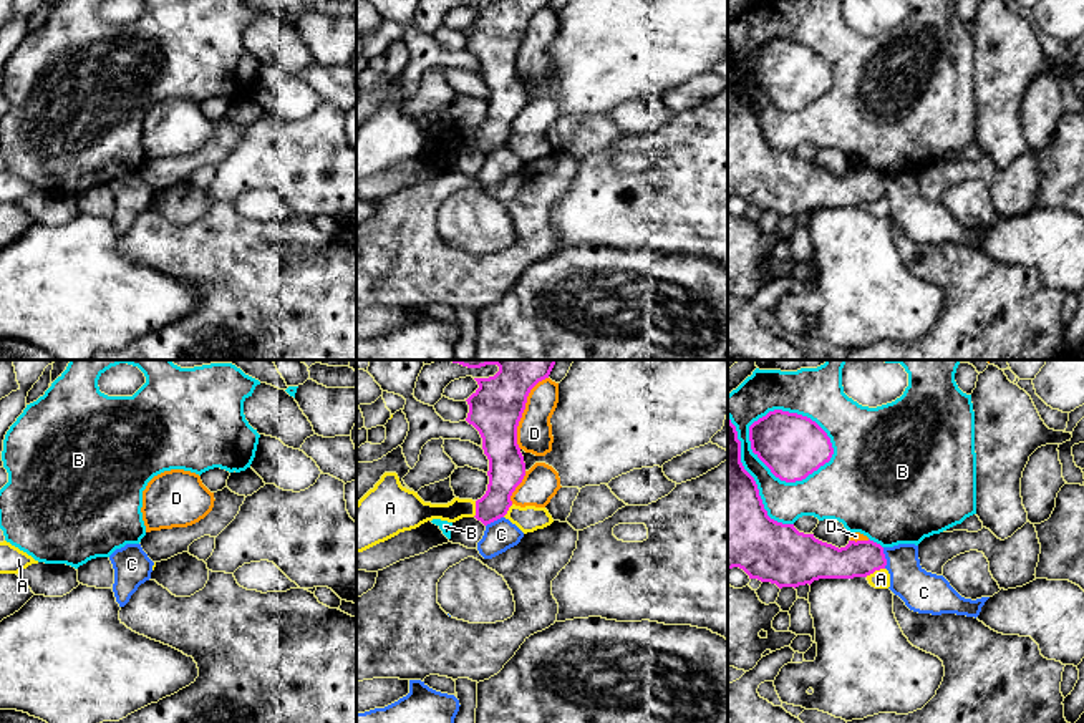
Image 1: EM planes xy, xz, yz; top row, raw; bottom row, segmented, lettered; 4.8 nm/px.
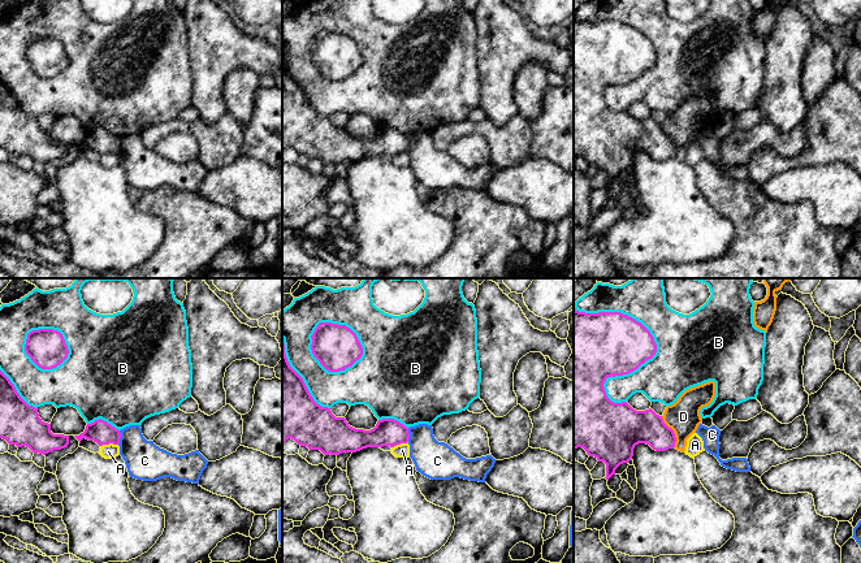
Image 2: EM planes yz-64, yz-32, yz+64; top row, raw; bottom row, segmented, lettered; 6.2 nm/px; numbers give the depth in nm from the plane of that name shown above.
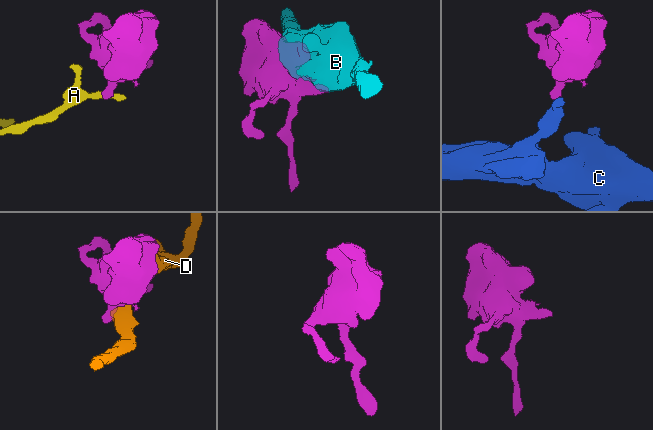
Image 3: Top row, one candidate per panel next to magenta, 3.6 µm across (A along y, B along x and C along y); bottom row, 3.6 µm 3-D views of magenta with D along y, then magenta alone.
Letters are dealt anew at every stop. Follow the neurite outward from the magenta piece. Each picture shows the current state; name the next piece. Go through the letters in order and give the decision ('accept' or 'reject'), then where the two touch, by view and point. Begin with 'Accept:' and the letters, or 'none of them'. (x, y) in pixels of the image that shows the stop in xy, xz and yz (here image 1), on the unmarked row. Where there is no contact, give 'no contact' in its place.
Accept: none of them
A: reject; contact yz (874, 199)
B: reject; contact yz (796, 42)
C: reject; contact yz (884, 186)
D: reject; contact xz (522, 40)

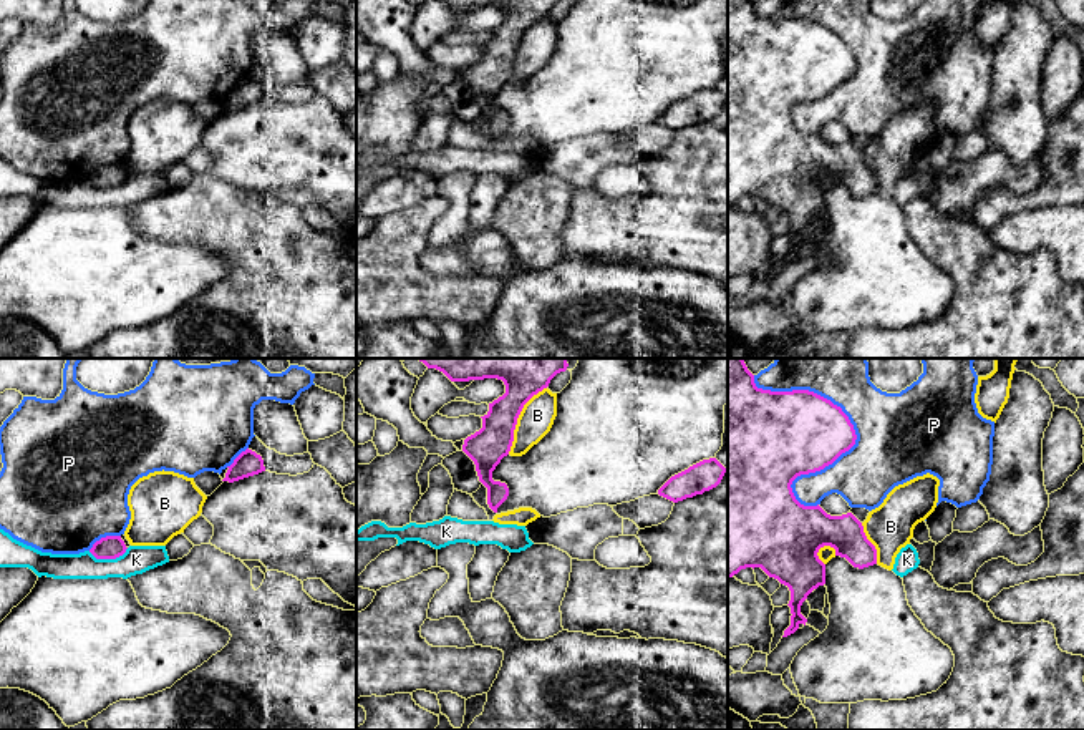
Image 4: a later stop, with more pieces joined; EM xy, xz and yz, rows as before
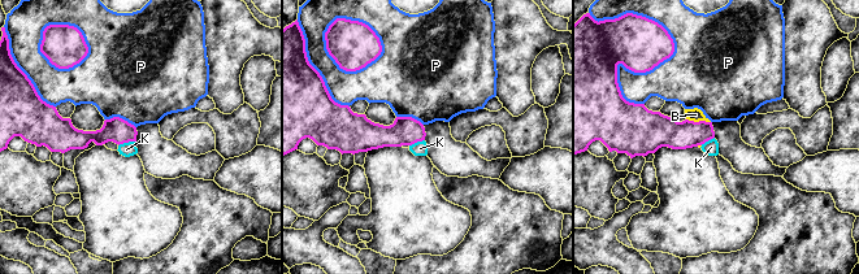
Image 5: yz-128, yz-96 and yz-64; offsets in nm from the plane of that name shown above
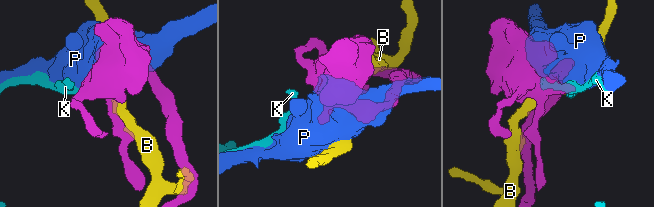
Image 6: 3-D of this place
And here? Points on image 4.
Accept: none of them
B: reject; contact xz (517, 45)
K: reject; contact xy (108, 186)
P: reject; contact yz (852, 57)

